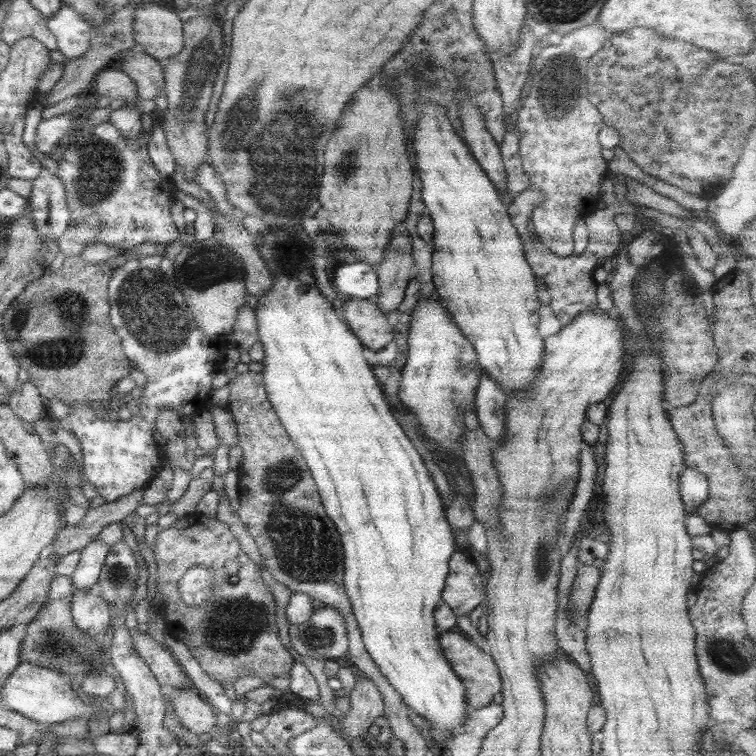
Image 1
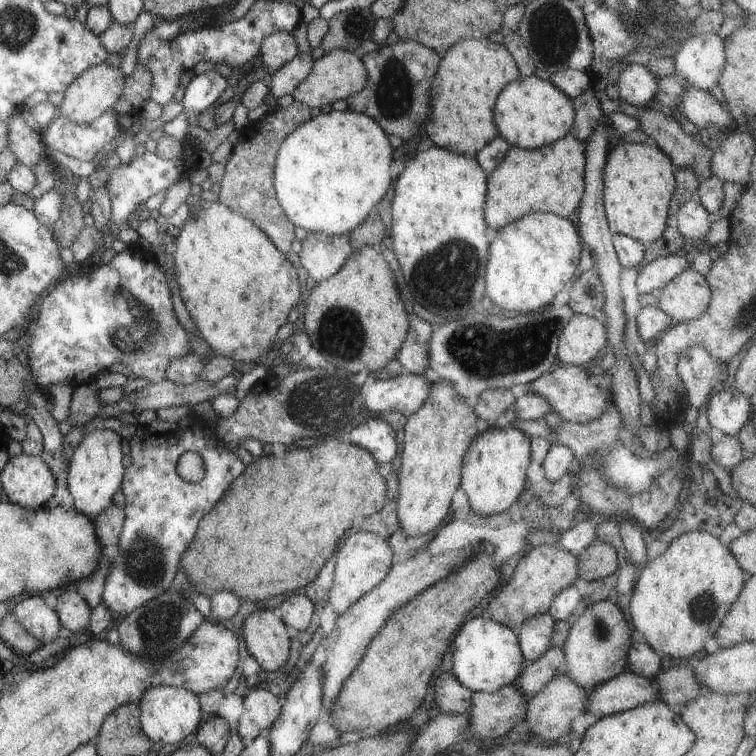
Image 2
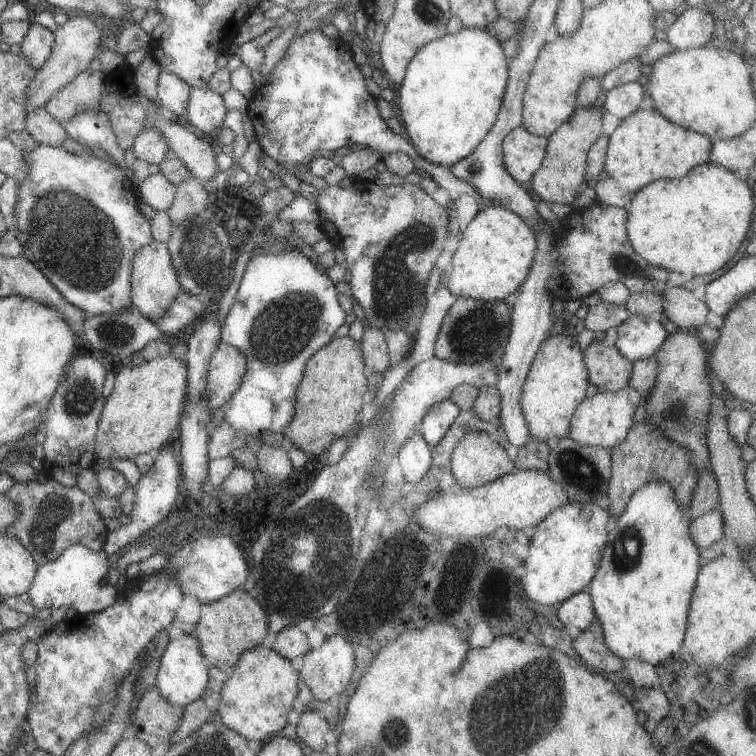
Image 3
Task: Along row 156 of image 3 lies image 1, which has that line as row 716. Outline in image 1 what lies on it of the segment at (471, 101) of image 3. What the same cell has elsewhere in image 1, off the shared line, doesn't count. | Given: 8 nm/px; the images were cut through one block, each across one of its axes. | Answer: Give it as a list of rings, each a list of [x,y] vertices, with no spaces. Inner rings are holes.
[[[294,224],[285,227],[266,227],[260,232],[259,237],[262,240],[262,244],[257,249],[262,254],[262,260],[265,262],[267,269],[270,270],[270,273],[272,273],[272,279],[274,279],[272,288],[258,297],[258,304],[255,308],[258,341],[262,343],[264,349],[261,375],[267,392],[267,399],[273,406],[290,440],[295,444],[302,458],[306,460],[306,464],[310,468],[310,474],[314,478],[314,484],[318,488],[318,494],[322,498],[321,503],[325,513],[334,522],[339,532],[343,546],[343,585],[351,602],[351,612],[354,614],[356,625],[361,631],[364,647],[378,670],[385,676],[384,678],[388,684],[392,684],[392,688],[401,696],[403,704],[408,705],[412,712],[419,714],[429,722],[433,732],[433,740],[436,742],[434,748],[439,752],[446,746],[447,740],[454,736],[453,730],[460,725],[463,726],[465,714],[468,710],[466,688],[460,677],[456,676],[456,673],[452,671],[452,666],[448,663],[448,659],[444,657],[442,649],[440,649],[439,633],[436,631],[436,622],[434,621],[434,610],[441,601],[441,594],[448,576],[449,558],[458,548],[455,534],[444,513],[445,504],[443,498],[438,489],[436,489],[434,481],[428,477],[428,471],[420,452],[414,447],[412,440],[400,426],[391,406],[384,400],[382,387],[378,385],[374,372],[371,371],[372,366],[362,355],[364,346],[360,339],[344,322],[340,321],[340,316],[332,307],[332,303],[316,288],[312,270],[316,265],[317,258],[313,251],[311,236],[304,231],[304,227],[301,224]]]

